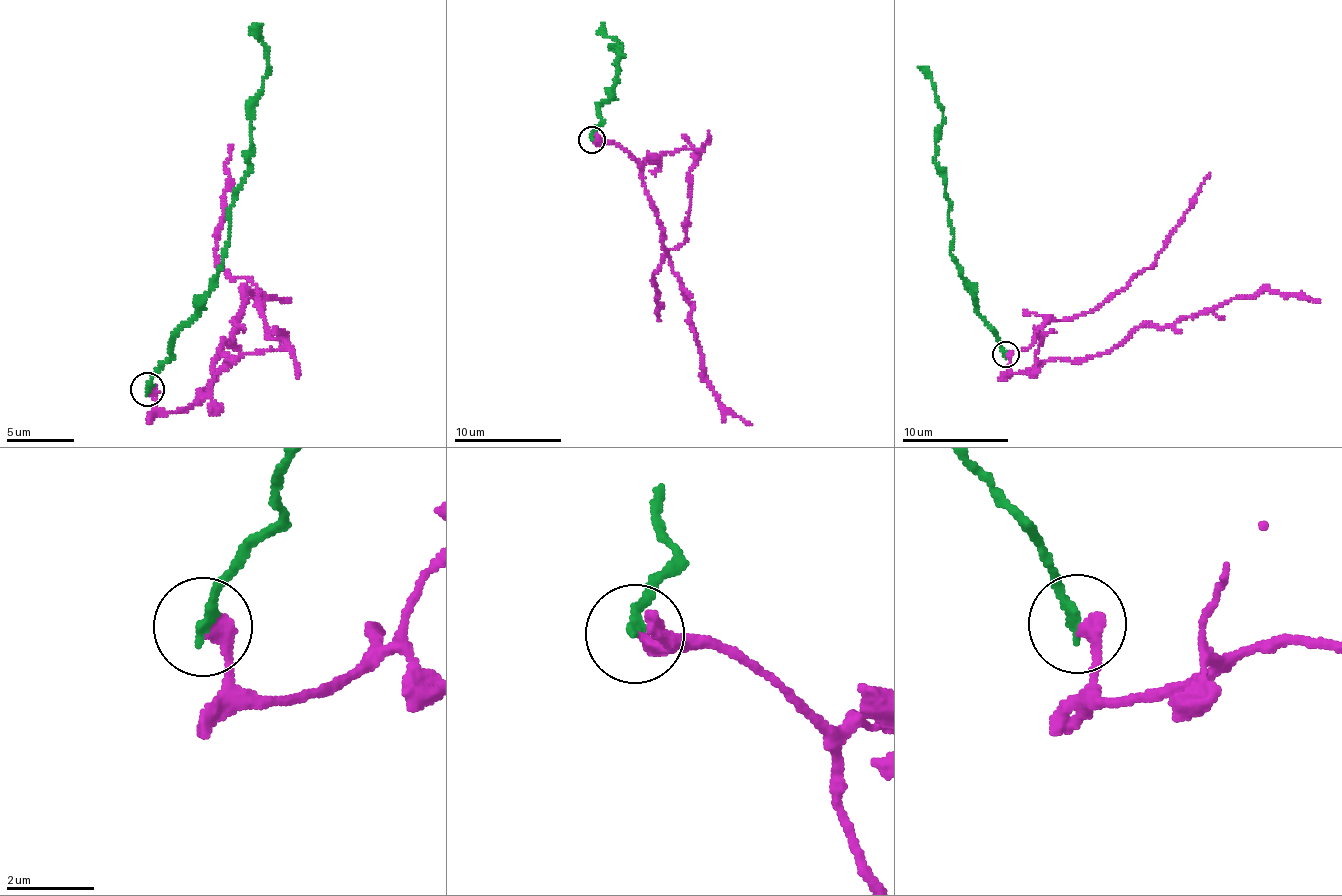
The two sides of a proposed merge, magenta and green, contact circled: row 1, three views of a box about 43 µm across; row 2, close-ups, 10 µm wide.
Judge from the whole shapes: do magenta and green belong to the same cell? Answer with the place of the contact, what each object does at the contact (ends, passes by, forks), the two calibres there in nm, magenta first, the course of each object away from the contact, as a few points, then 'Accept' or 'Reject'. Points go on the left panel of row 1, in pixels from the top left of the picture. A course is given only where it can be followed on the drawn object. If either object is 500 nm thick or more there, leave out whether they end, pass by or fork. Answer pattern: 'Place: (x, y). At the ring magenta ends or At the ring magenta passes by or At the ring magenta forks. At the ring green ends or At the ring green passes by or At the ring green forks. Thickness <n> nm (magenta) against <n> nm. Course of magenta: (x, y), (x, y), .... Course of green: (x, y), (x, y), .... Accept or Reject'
Place: (147, 389). At the ring magenta ends. At the ring green ends. Thickness 360 nm (magenta) against 240 nm. Course of magenta: (150, 388), (166, 412), (192, 408), (221, 370), (285, 343), (268, 338), (256, 288), (215, 259), (232, 145). Course of green: (146, 388), (223, 259), (234, 192), (249, 169), (251, 101), (267, 71), (262, 24). Reject

